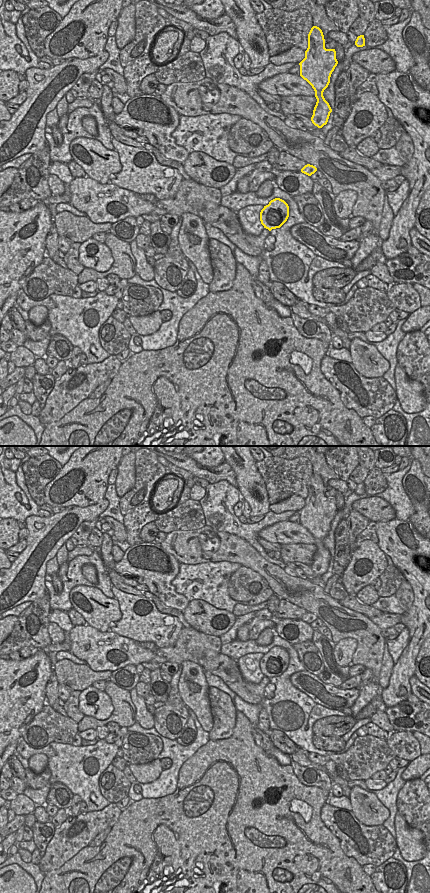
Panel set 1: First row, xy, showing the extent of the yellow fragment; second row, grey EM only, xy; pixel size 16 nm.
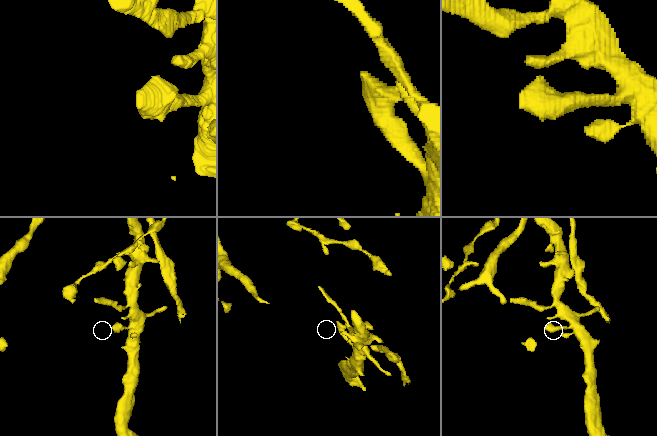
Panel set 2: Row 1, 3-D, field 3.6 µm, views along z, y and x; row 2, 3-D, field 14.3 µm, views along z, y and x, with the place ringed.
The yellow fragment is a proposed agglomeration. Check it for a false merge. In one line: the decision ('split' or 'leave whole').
leave whole

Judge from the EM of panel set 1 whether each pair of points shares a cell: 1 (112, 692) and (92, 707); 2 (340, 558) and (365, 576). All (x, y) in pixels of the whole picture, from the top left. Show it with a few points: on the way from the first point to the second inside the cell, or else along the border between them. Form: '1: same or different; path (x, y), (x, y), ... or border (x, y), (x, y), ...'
1: different; border (103, 691), (110, 698), (113, 707), (107, 719)
2: different; border (352, 552), (350, 562), (340, 578)

